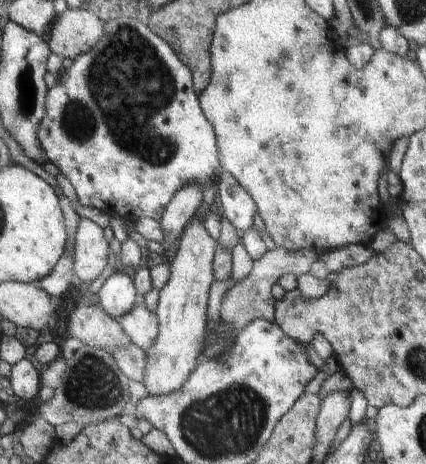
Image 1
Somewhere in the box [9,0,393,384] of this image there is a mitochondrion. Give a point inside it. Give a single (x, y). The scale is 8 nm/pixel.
(129, 83)

